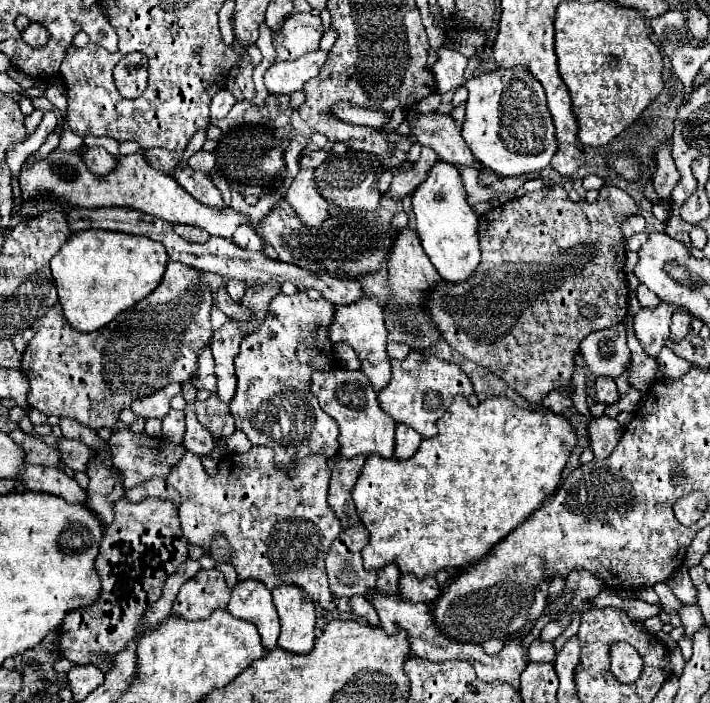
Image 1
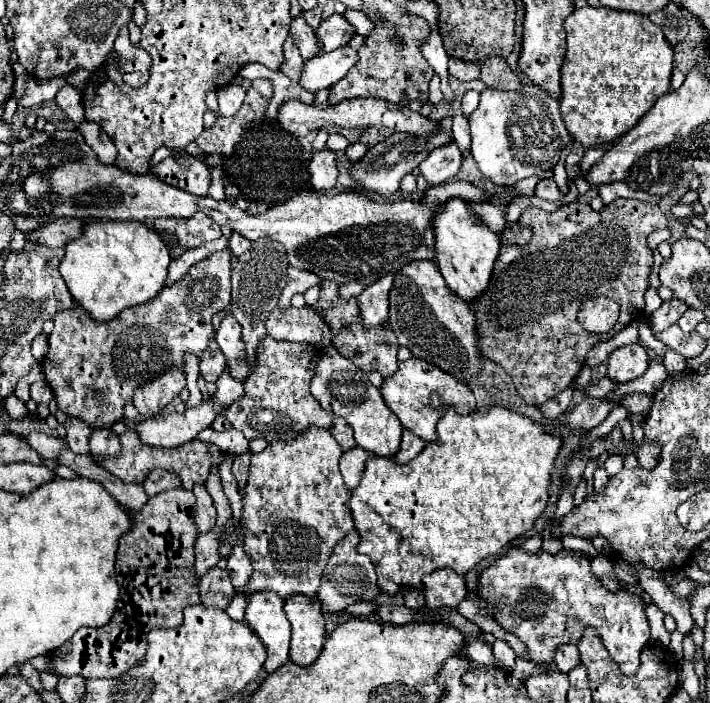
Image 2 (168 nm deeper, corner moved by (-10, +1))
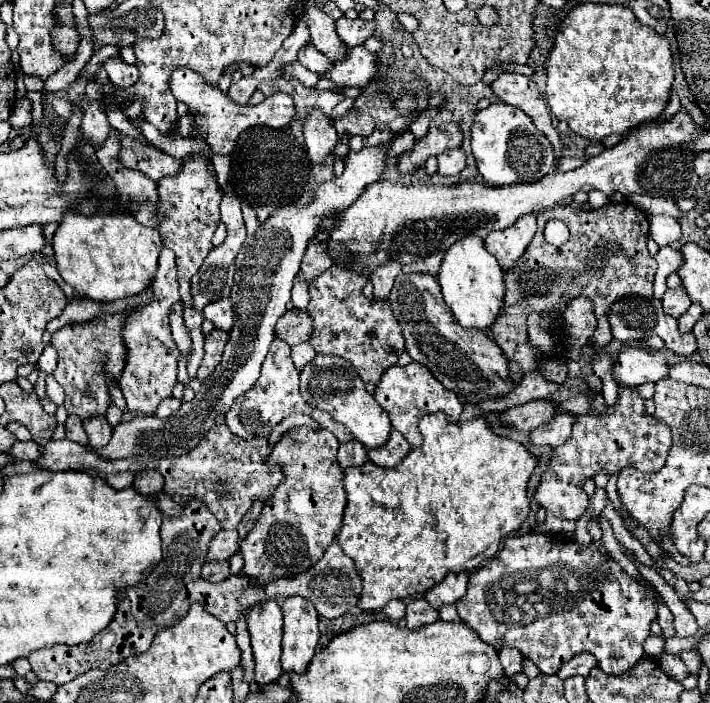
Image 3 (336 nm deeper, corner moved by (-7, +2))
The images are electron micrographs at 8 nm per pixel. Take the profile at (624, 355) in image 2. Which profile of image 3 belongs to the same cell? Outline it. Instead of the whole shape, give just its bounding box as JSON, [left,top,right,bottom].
[613,347,669,385]

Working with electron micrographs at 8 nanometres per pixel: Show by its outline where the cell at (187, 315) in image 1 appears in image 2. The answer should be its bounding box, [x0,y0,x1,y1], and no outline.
[42,236,252,428]

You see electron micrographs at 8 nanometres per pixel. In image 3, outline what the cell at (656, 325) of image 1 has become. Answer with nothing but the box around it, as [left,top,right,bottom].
[661,287,691,317]

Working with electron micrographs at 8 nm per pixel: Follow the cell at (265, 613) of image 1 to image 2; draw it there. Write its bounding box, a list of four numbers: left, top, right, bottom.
[246,592,290,674]

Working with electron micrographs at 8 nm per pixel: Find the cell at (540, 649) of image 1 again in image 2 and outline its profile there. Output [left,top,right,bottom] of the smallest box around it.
[554,644,580,672]

